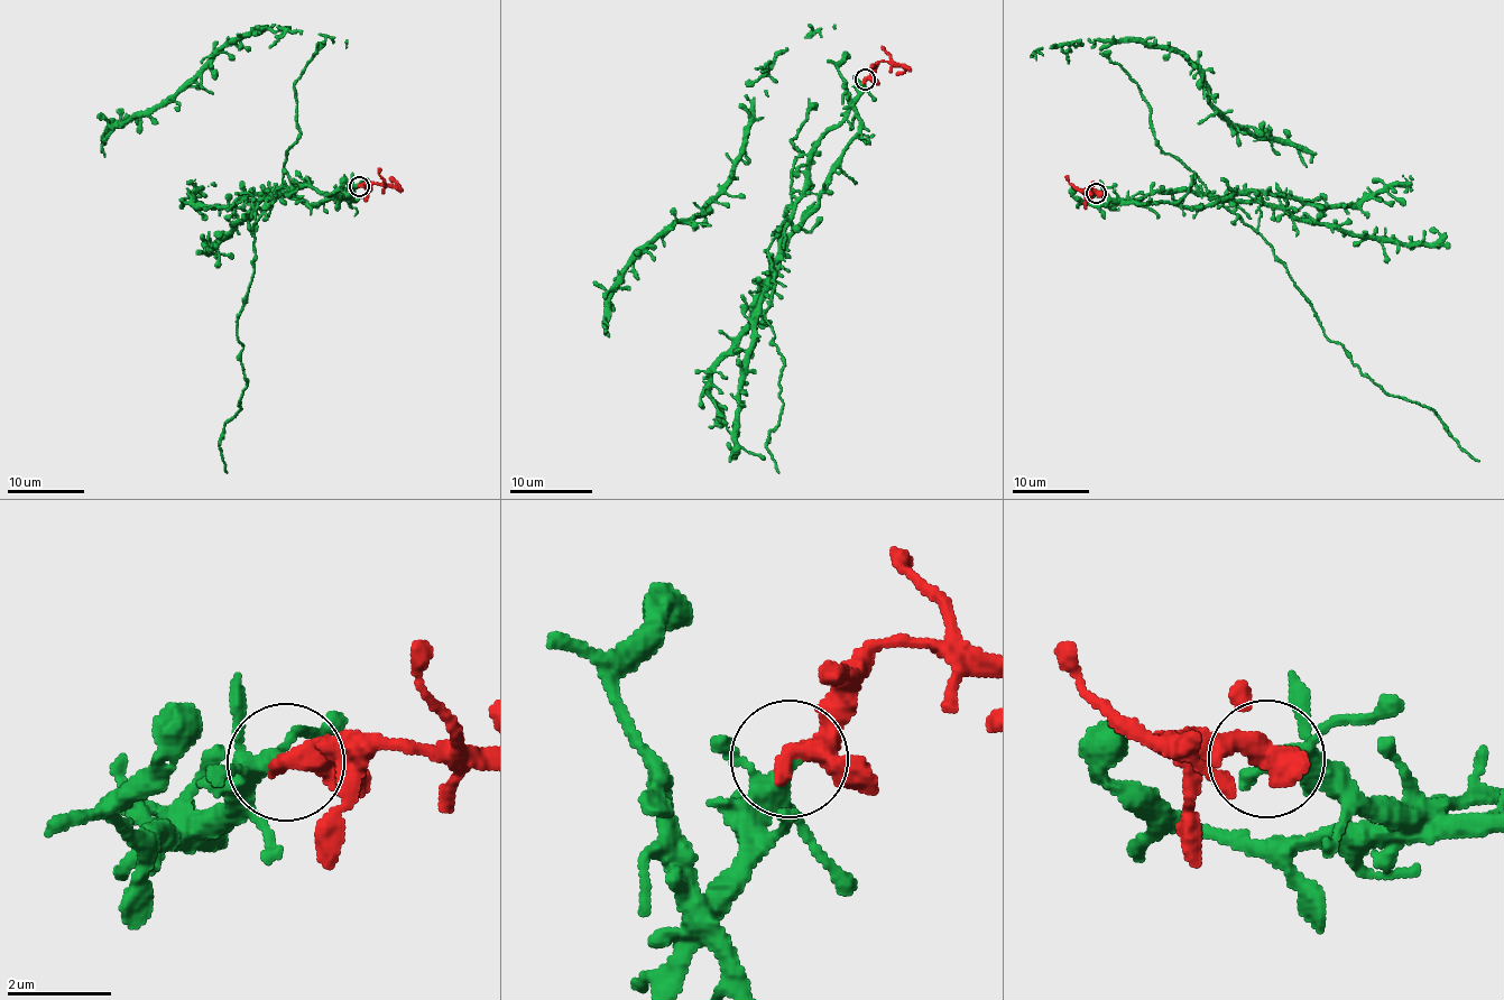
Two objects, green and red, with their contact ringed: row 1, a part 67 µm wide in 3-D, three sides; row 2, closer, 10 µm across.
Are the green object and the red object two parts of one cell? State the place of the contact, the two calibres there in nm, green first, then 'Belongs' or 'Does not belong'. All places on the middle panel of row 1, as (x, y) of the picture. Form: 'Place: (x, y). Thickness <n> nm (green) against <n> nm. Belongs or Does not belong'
Place: (865, 80). Thickness 240 nm (green) against 340 nm. Belongs

